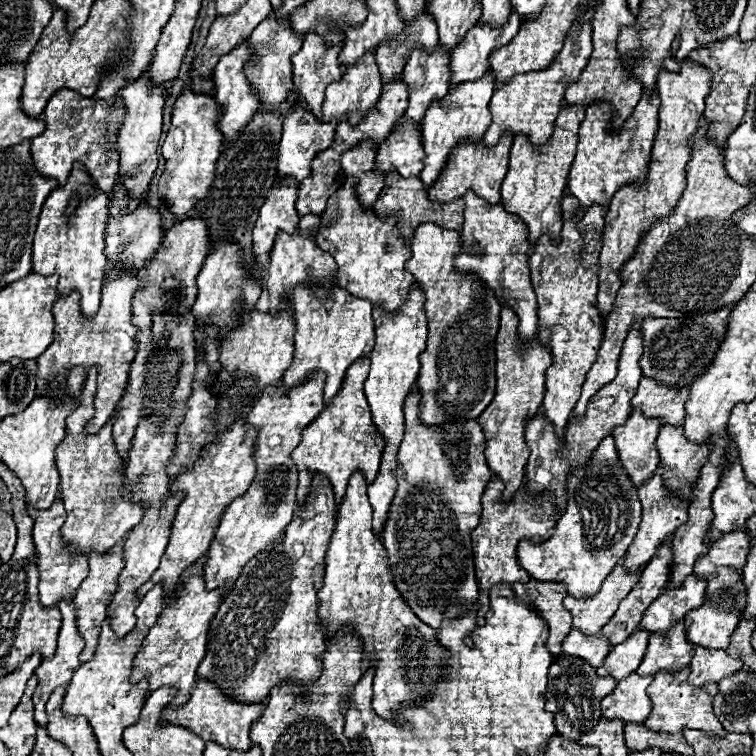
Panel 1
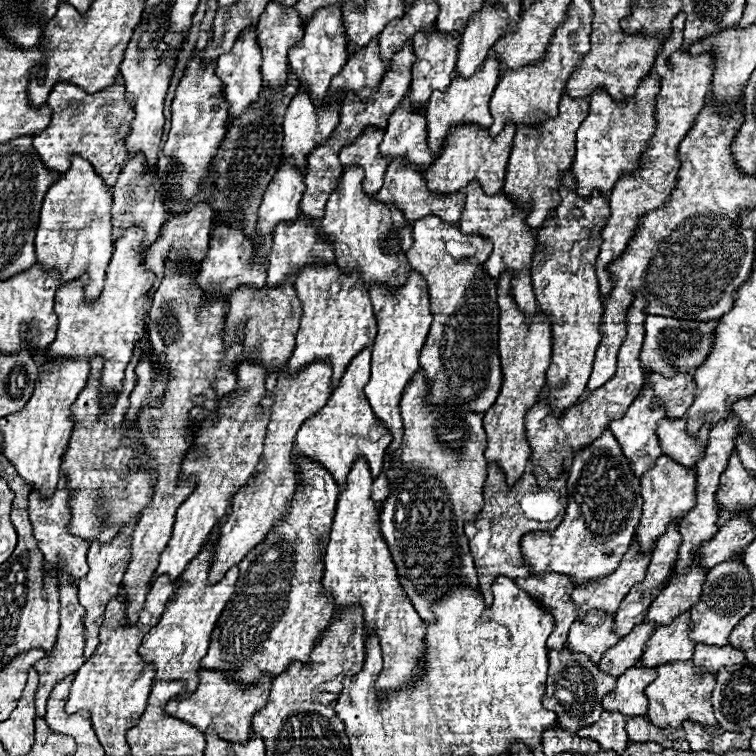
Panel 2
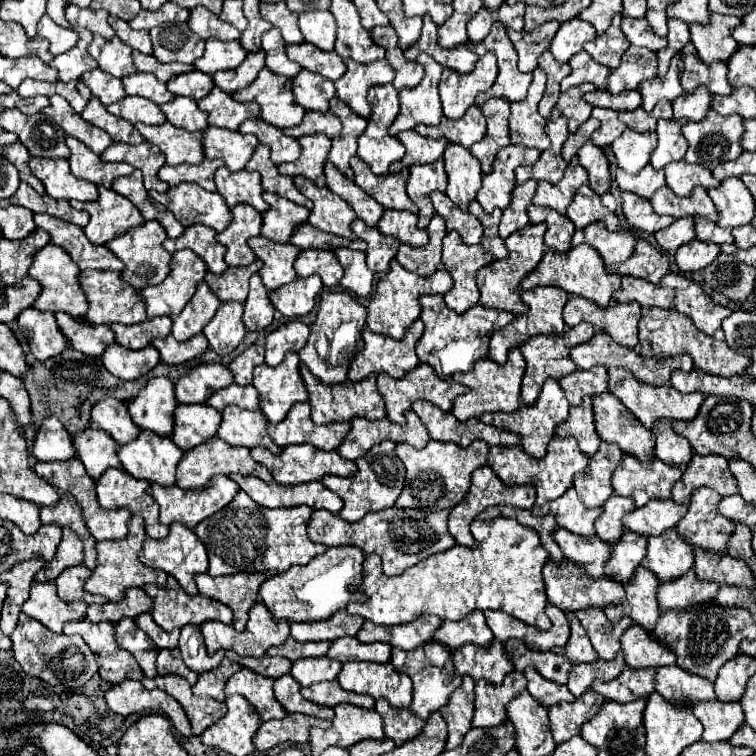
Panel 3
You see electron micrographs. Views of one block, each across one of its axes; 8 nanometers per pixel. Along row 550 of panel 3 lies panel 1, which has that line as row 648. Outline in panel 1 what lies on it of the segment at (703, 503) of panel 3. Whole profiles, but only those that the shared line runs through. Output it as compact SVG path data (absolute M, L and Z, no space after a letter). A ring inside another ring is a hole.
M718 568L716 576L708 578L704 604L700 608L694 608L686 616L686 638L702 648L728 648L730 634L740 622L742 608L746 606L746 588L740 568Z

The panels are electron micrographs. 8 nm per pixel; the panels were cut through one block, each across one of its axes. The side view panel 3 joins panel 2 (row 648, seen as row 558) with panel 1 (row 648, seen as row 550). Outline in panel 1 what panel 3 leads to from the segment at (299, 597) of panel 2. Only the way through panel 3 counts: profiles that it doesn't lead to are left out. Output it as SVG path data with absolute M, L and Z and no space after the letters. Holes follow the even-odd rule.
M314 474L310 492L306 496L306 504L300 504L296 514L292 516L292 524L284 530L282 542L272 544L272 548L264 548L258 552L240 572L234 588L224 598L220 610L216 612L210 632L208 632L208 648L206 656L198 666L198 676L208 678L210 682L218 684L228 696L240 702L260 702L264 700L270 690L282 680L296 680L302 684L314 682L320 676L320 662L316 656L324 652L324 626L318 618L318 590L322 586L324 576L324 556L334 532L336 524L336 502L332 484L328 484L326 476Z

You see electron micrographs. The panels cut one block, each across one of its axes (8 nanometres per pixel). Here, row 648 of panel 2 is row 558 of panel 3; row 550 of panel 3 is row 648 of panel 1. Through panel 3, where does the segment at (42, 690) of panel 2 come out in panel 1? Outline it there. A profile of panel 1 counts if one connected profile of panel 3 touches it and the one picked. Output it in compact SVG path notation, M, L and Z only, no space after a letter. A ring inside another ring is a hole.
M72 600L70 602L60 602L58 606L60 606L60 612L62 612L62 626L60 626L60 634L58 634L56 654L52 658L48 658L48 660L42 660L40 666L36 668L36 674L38 674L40 682L38 682L38 688L34 692L34 720L40 726L46 726L46 710L44 710L44 706L48 702L52 690L58 688L58 686L68 684L70 678L72 678L72 672L76 672L76 668L82 664L78 656L84 650L84 640L82 640L82 636L78 632L78 626L76 626L76 606L74 606Z

